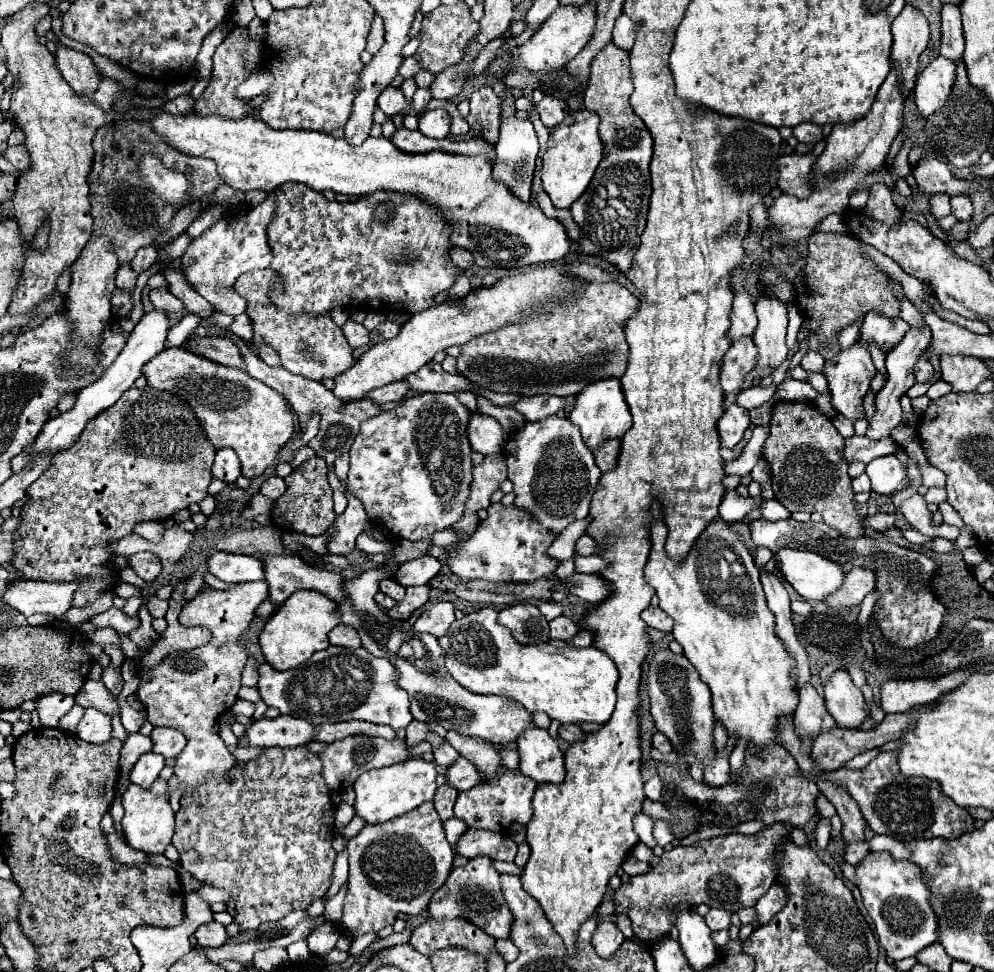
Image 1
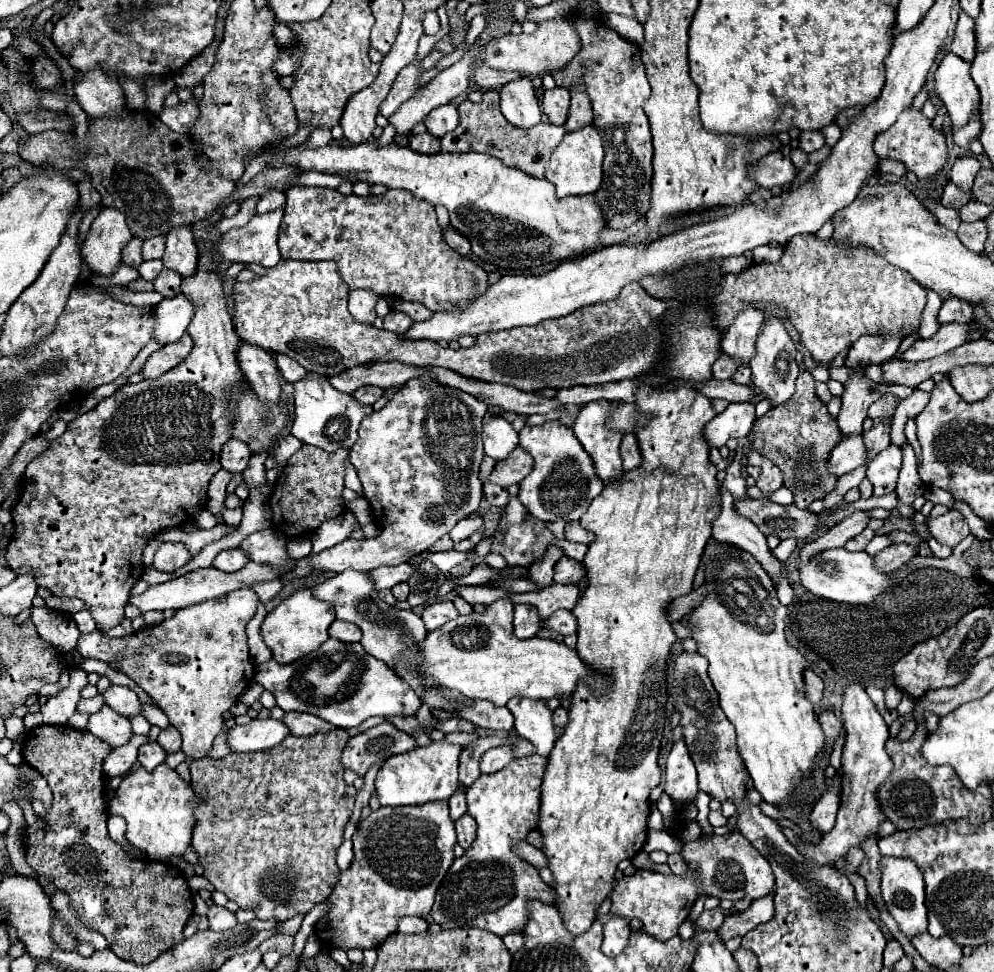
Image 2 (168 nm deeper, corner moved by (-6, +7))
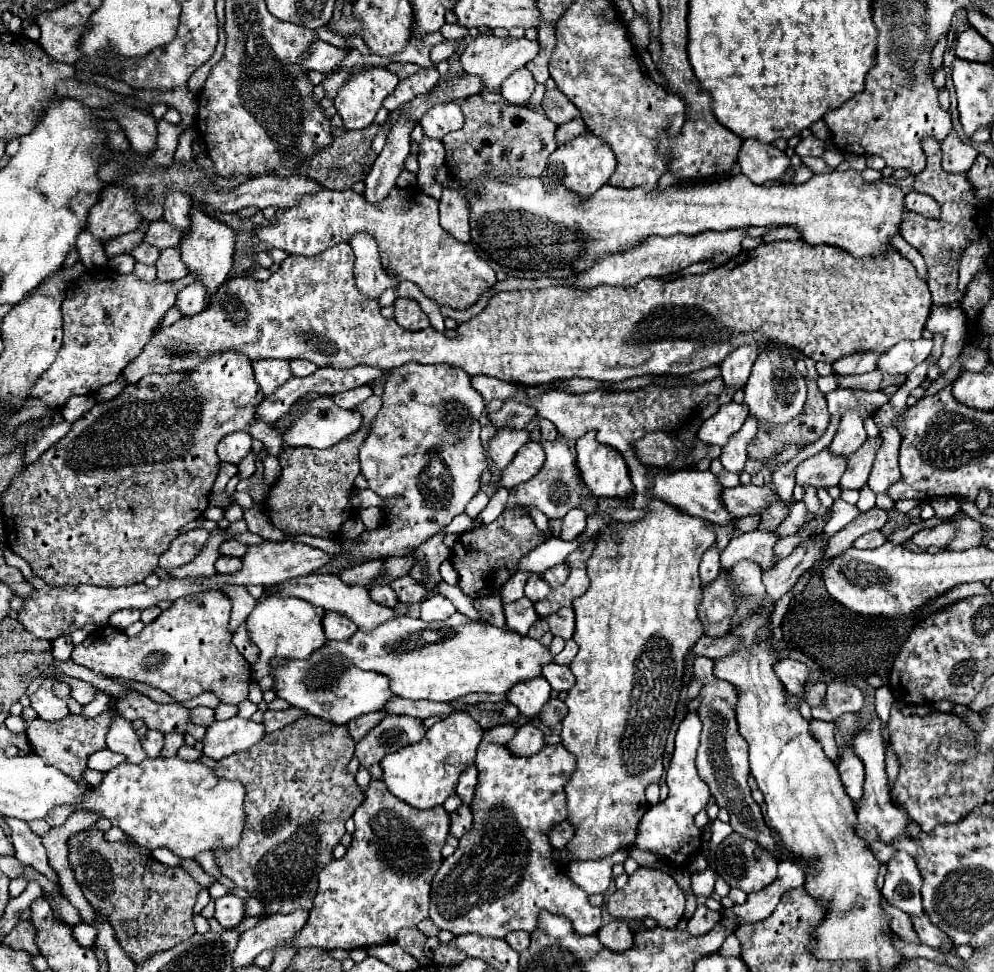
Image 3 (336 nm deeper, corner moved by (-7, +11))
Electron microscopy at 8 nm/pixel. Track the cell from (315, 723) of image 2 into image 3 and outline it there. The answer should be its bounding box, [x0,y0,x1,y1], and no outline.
[263,707,305,733]

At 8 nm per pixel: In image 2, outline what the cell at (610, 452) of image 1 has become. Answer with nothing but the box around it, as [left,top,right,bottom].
[620,433,642,469]

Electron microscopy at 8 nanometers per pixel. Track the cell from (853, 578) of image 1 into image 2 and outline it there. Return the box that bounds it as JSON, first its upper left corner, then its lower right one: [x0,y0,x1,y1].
[874,543,918,573]

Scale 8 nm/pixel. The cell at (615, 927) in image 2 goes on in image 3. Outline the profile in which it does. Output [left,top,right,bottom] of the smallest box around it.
[597,921,633,951]

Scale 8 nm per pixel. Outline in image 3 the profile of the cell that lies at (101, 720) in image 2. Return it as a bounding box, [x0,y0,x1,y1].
[107,703,147,763]

